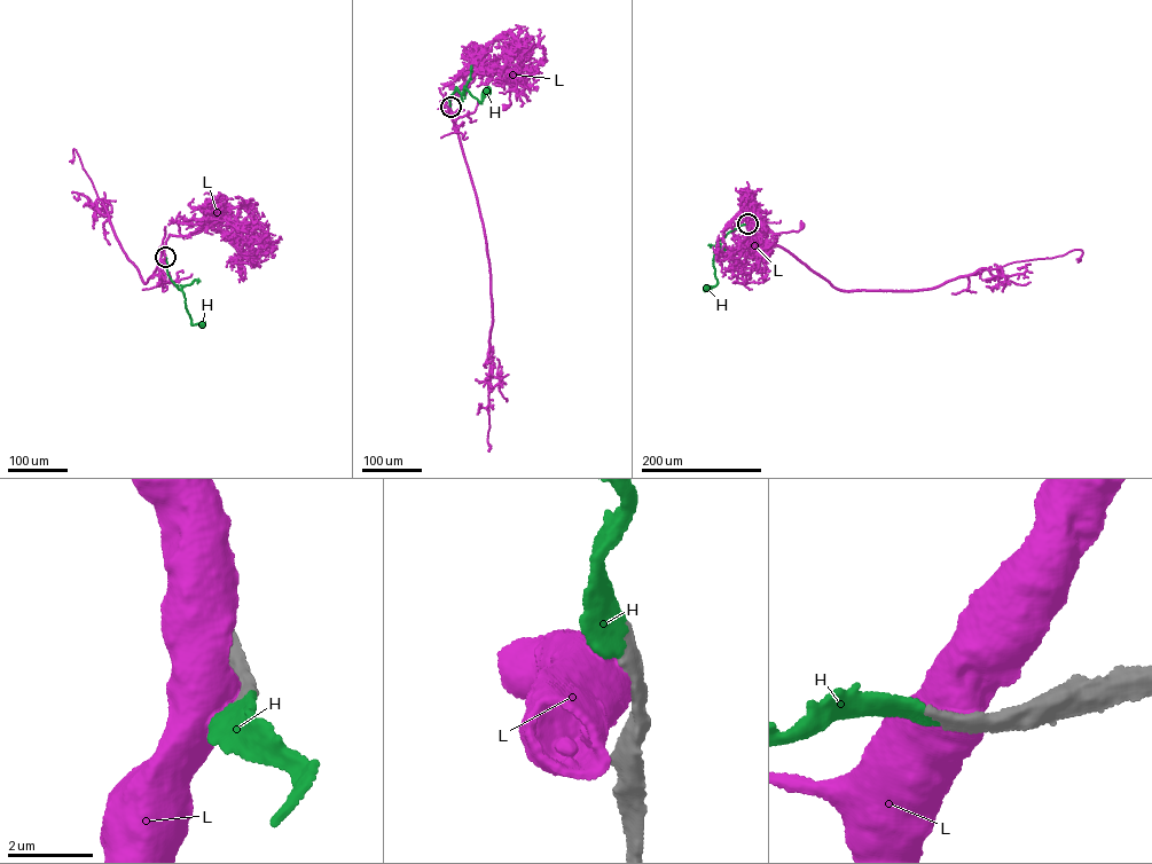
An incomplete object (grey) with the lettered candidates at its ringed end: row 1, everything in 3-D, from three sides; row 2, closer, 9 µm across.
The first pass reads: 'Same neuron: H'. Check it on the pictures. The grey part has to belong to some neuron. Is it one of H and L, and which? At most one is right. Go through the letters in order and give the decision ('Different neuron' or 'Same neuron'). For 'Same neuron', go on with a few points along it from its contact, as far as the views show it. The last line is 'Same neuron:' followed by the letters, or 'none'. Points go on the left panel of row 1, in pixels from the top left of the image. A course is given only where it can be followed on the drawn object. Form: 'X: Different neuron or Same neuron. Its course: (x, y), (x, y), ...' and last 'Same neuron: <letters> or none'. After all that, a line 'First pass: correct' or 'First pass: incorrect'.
H: Same neuron. Its course: (165, 257), (167, 275), (182, 291), (192, 323), (202, 324)
L: Different neuron
Same neuron: H
First pass: correct

